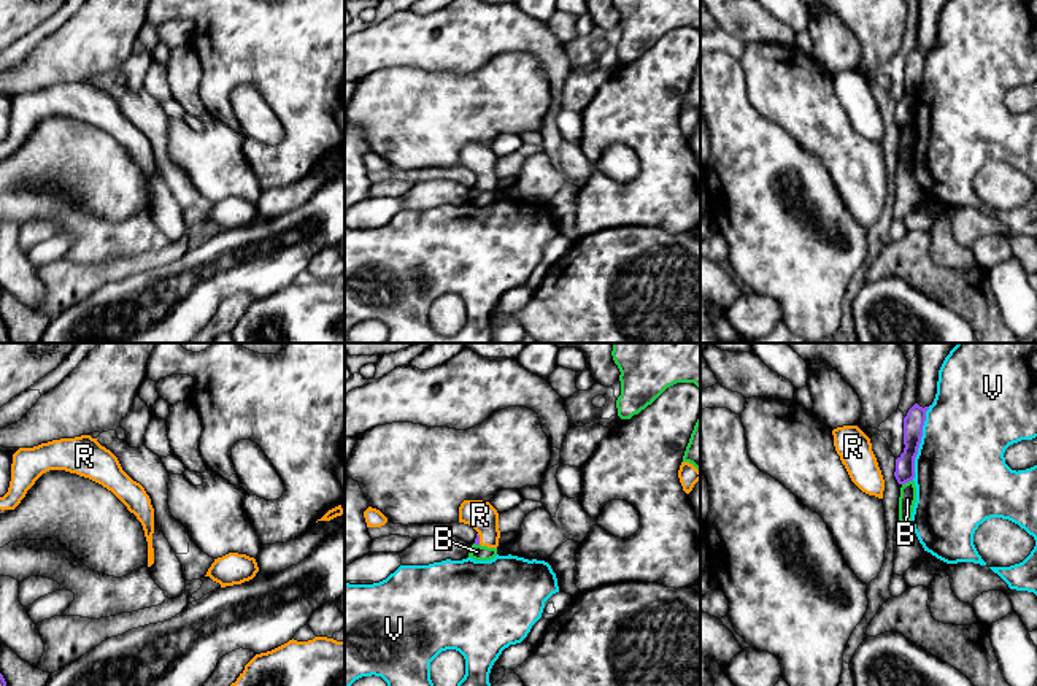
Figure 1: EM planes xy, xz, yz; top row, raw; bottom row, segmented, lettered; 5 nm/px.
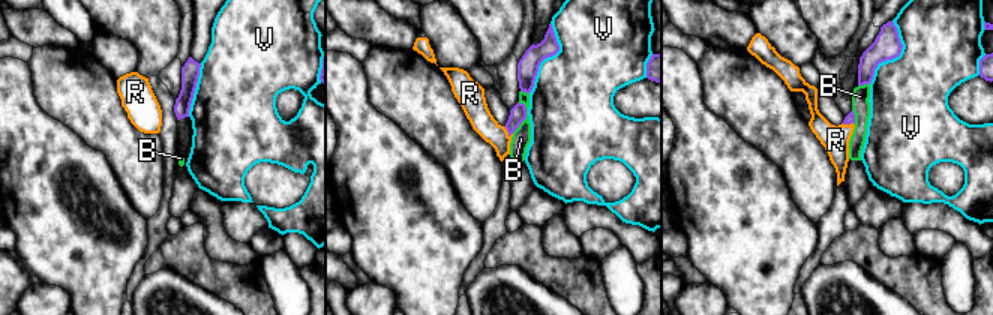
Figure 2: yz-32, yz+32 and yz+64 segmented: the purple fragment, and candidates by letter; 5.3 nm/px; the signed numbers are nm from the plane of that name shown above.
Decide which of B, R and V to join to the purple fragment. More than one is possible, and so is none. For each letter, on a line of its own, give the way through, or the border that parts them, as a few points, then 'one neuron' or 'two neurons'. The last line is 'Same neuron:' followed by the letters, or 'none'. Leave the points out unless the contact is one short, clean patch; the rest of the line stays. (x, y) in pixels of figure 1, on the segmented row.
B: two neurons
R: two neurons
V: two neurons
Same neuron: none

